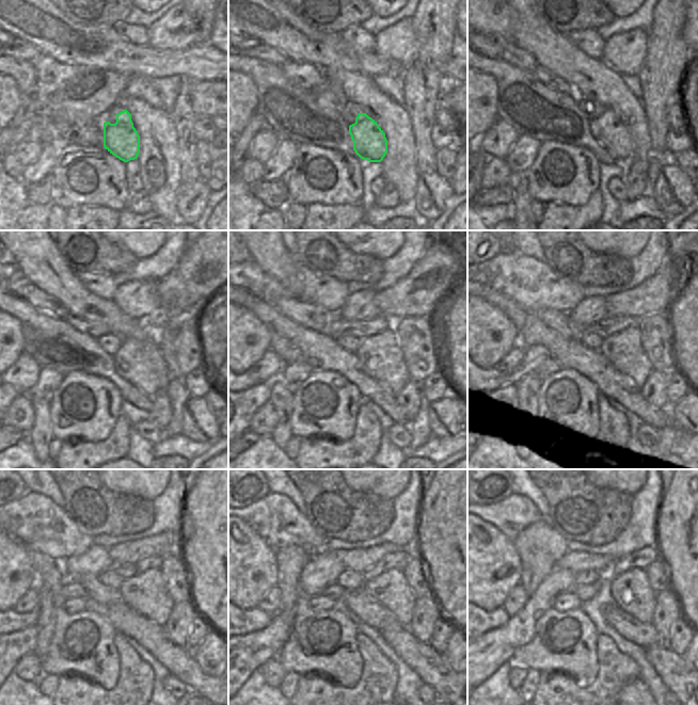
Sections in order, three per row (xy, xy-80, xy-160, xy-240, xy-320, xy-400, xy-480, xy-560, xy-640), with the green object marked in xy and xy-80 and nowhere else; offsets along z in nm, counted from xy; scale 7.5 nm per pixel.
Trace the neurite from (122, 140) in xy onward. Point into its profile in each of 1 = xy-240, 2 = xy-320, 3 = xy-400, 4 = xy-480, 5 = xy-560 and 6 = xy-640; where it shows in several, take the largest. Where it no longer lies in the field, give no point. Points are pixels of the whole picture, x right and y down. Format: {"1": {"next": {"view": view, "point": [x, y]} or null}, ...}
{"1": {"next": {"view": "xy-240", "point": [139, 362]}}, "2": {"next": {"view": "xy-320", "point": [380, 355]}}, "3": {"next": {"view": "xy-400", "point": [623, 350]}}, "4": {"next": {"view": "xy-480", "point": [146, 593]}}, "5": {"next": {"view": "xy-560", "point": [391, 589]}}, "6": {"next": {"view": "xy-640", "point": [631, 590]}}}

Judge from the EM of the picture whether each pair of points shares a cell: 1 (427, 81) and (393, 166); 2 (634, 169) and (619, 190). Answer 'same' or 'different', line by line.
1: different
2: different

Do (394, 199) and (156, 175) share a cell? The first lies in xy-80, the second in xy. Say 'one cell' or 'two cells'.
two cells

